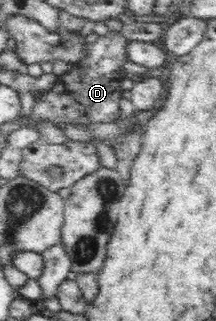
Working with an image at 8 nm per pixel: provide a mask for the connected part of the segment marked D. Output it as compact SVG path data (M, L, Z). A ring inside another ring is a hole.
M110 30L109 34L100 36L88 48L87 56L79 65L72 66L69 72L65 72L56 78L55 84L51 86L50 90L41 94L37 101L35 101L34 109L31 114L34 117L45 118L54 125L57 124L59 128L71 126L71 124L117 124L122 125L123 116L121 116L121 80L125 78L125 64L131 62L127 46L131 46L133 41L125 38L119 31Z

